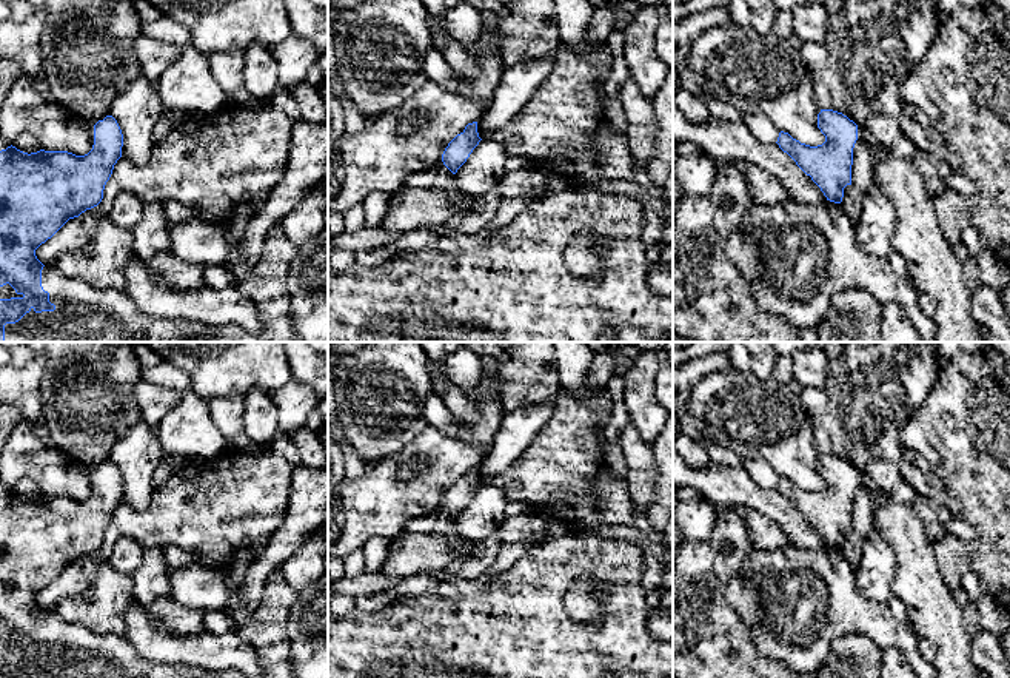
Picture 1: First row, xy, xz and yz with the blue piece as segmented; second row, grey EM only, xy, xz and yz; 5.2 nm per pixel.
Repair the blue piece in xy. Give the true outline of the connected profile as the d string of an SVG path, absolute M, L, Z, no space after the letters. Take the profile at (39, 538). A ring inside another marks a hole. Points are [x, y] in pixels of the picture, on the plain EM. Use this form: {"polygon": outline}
{"polygon": "M112 461L94 470L94 490L85 501L68 496L23 498L15 492L0 496L0 678L249 678L228 669L211 672L196 666L163 664L137 655L123 635L99 635L63 621L54 609L43 610L35 595L51 584L69 564L97 552L114 510L122 502L123 479Z"}

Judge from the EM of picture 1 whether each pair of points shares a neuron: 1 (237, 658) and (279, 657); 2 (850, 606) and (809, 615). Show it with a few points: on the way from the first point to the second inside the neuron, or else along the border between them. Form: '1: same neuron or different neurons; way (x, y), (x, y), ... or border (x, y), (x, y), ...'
1: different neurons; border (236, 632), (253, 647), (259, 661)
2: same neuron; way (839, 606), (833, 606), (829, 601), (819, 604)

